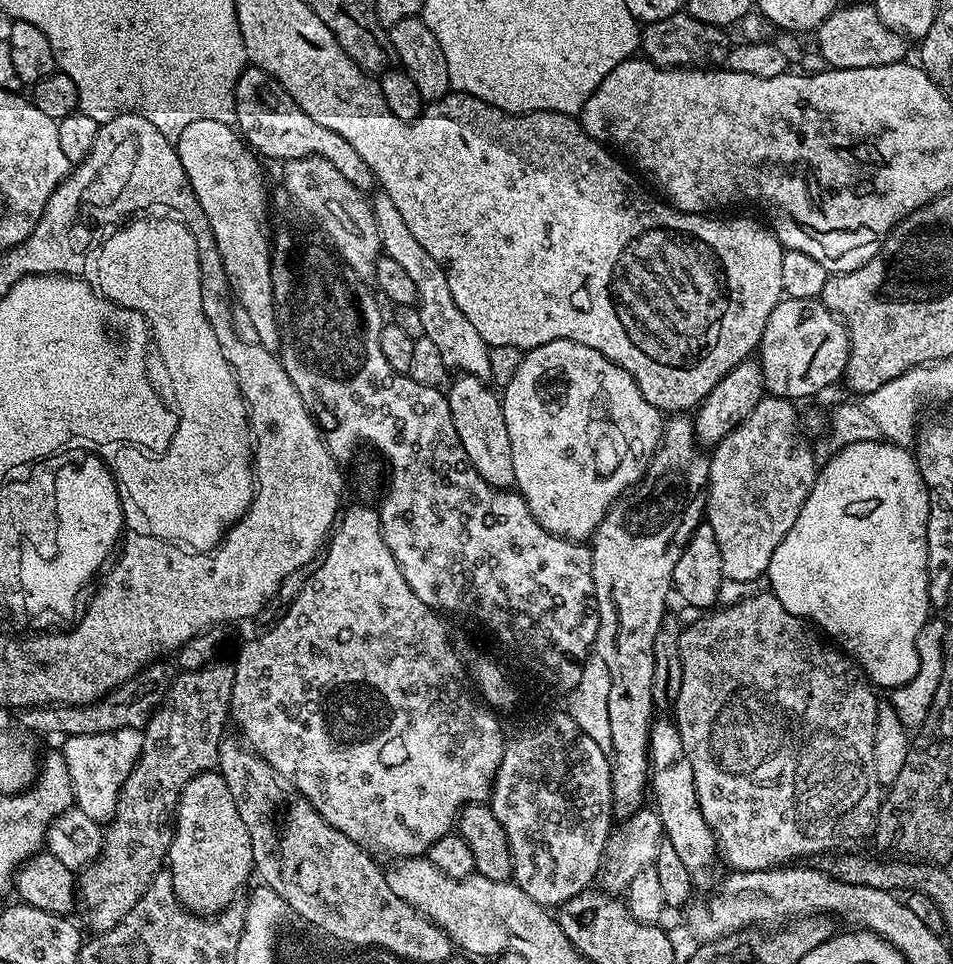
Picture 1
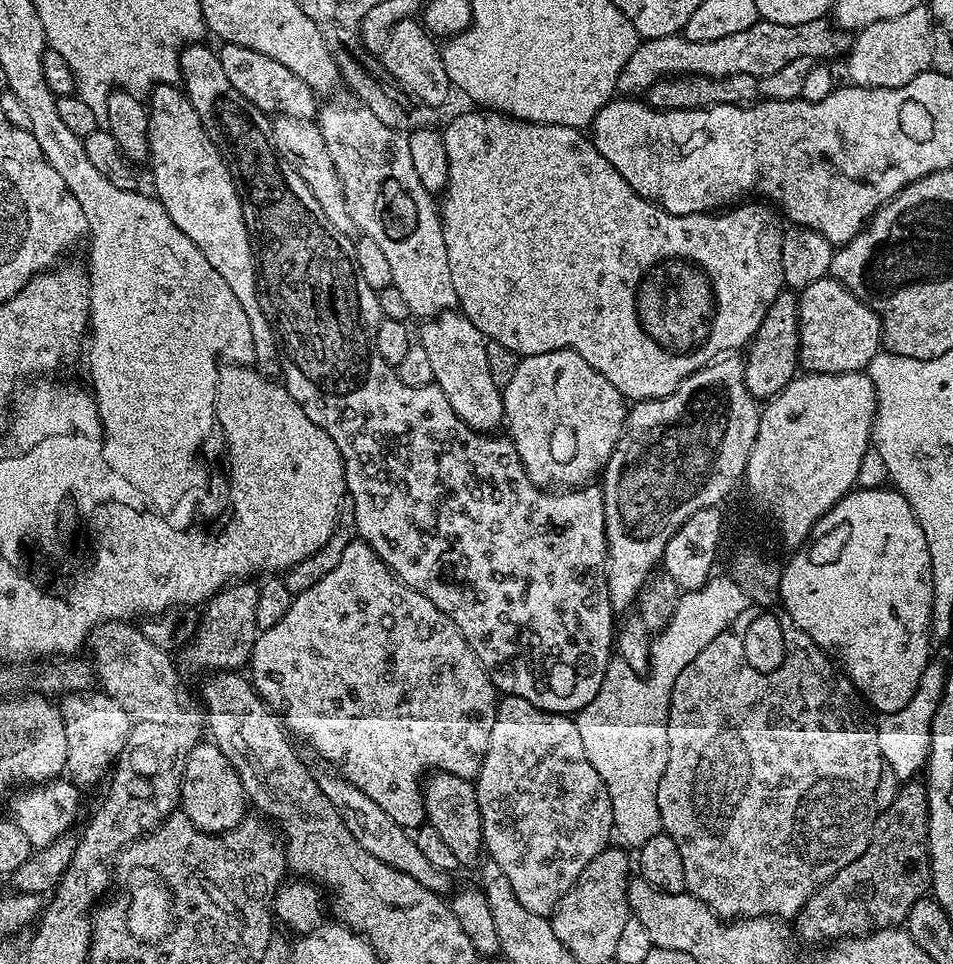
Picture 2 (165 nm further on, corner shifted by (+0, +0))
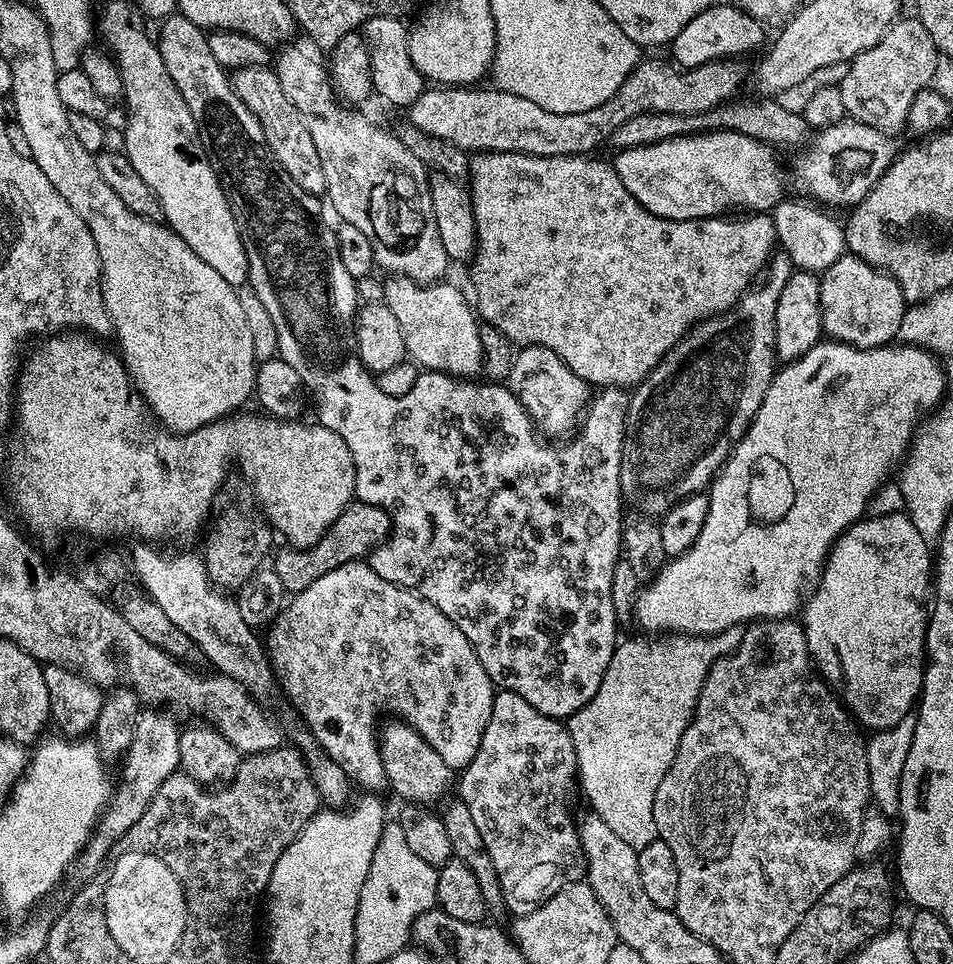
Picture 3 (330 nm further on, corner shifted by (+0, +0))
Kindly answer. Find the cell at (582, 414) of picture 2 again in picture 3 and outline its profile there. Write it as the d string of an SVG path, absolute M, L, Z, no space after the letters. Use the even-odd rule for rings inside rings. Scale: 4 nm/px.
M521 347L515 353L507 383L515 403L519 407L521 404L525 414L548 436L567 437L575 433L590 399L590 385L578 378L578 374L574 374L574 370L570 370L570 366L566 366L558 354L545 348Z

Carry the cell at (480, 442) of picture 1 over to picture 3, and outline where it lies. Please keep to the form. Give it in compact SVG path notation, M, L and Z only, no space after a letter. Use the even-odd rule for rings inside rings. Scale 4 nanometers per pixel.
M395 274L389 275L383 283L383 303L388 305L390 314L398 318L398 326L402 326L404 351L421 369L430 372L444 372L447 376L457 378L476 378L481 375L484 366L480 338L481 325L478 323L477 313L467 295L464 297L454 285L448 284L449 282L417 286L410 278Z

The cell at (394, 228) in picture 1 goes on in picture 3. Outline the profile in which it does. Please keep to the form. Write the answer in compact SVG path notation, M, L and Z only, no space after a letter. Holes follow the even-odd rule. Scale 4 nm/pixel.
M292 47L281 51L285 52L276 64L274 60L274 71L286 98L298 106L307 120L310 138L318 146L318 158L322 158L328 183L326 200L336 207L343 223L358 226L370 238L376 263L385 268L385 273L410 278L417 286L443 281L450 261L442 247L442 238L438 238L438 226L434 226L428 185L412 176L415 172L423 173L424 164L402 146L395 131L379 128L360 110L340 108L341 101L333 91L325 65L311 60L302 49Z

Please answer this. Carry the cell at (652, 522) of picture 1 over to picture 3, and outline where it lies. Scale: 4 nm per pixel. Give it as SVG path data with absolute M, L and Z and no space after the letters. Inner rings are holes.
M773 255L762 279L753 283L733 308L692 325L682 339L660 359L656 369L641 384L635 385L628 401L628 424L636 428L636 432L632 432L632 440L624 440L628 452L622 452L620 491L627 499L629 496L636 500L638 507L664 514L670 505L675 506L687 500L689 490L696 494L703 493L715 480L716 473L724 467L725 460L731 456L734 445L742 439L744 431L752 425L758 406L762 406L766 390L772 385L772 377L778 368L776 348L772 344L774 310L778 310L778 294L782 294L782 286L786 286L786 278L790 278L793 271L788 256ZM648 484L672 489L667 496L664 492L648 488Z

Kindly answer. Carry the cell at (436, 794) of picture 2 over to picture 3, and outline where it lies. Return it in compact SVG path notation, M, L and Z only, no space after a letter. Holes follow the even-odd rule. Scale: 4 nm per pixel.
M399 718L393 721L385 728L383 725L378 736L387 787L392 787L401 796L401 801L417 806L439 805L449 795L447 792L451 788L453 791L454 769L442 762L438 750L434 750L434 746L430 746L430 742L426 742L426 738L422 738L416 730Z

